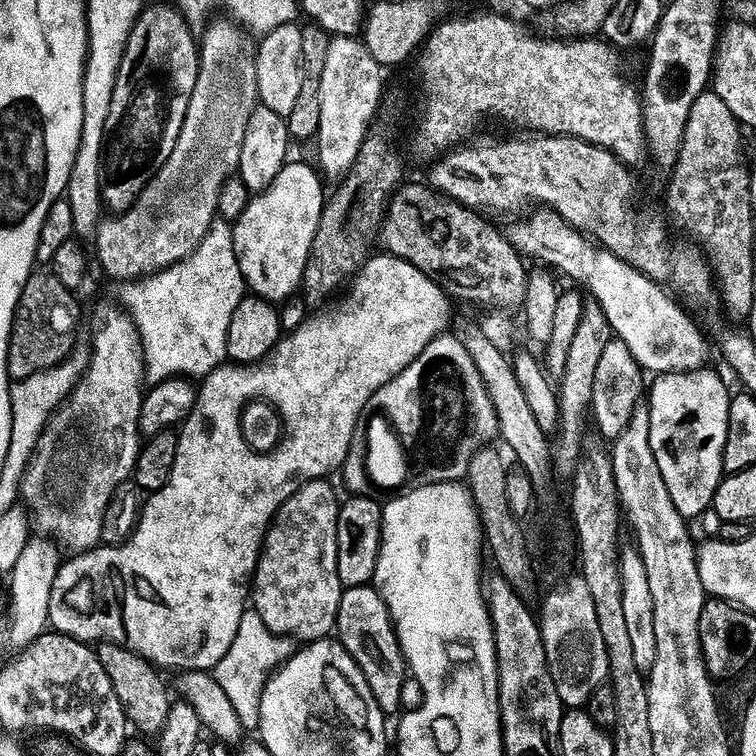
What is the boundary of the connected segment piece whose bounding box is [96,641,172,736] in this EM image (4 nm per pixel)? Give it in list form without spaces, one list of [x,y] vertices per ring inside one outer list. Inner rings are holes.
[[[103,641],[96,648],[99,661],[103,669],[110,675],[114,683],[115,693],[122,702],[124,712],[128,716],[129,723],[142,732],[141,735],[159,735],[163,731],[166,718],[172,705],[172,698],[168,696],[168,690],[160,678],[161,673],[156,666],[149,663],[144,657],[130,651],[124,645],[114,644],[111,641]]]

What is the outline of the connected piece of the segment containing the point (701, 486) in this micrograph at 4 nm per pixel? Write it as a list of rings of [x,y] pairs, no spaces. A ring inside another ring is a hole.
[[[708,371],[657,375],[652,380],[653,384],[652,381],[650,384],[650,394],[652,390],[652,402],[650,401],[649,407],[650,444],[658,460],[659,469],[662,470],[670,498],[685,518],[700,516],[704,511],[707,513],[711,509],[714,494],[726,475],[724,451],[730,426],[730,406],[734,396],[733,393],[728,393],[728,388],[718,373]]]

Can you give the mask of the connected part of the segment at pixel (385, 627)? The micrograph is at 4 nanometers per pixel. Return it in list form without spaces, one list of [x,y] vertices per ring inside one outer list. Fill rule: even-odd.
[[[358,586],[357,588],[345,588],[342,594],[342,606],[338,606],[338,618],[336,619],[336,632],[338,633],[338,643],[358,662],[366,682],[370,686],[370,694],[373,700],[378,702],[378,706],[385,714],[392,714],[400,708],[400,703],[404,700],[404,676],[406,678],[406,665],[404,655],[400,649],[400,643],[396,637],[396,628],[392,624],[392,619],[388,613],[388,607],[380,592],[374,586]]]

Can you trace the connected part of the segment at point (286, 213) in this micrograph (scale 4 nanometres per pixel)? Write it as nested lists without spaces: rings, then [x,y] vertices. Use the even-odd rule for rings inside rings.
[[[295,162],[285,164],[278,178],[270,182],[265,192],[253,195],[245,212],[231,225],[238,265],[241,266],[247,287],[257,297],[279,302],[278,300],[288,300],[295,292],[297,295],[301,291],[304,271],[310,262],[310,254],[326,203],[326,191],[324,192],[324,184],[320,178],[322,179],[321,173],[308,164],[295,164]]]

